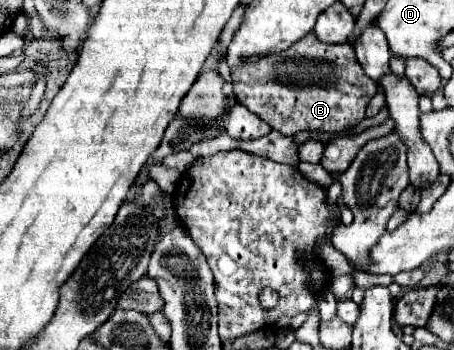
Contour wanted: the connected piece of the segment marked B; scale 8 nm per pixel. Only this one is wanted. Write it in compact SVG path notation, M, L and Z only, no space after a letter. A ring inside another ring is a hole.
M307 33L307 37L293 43L287 51L267 55L257 59L255 63L241 63L239 67L231 67L231 79L235 85L235 99L245 105L251 113L259 115L273 129L295 135L299 131L341 131L365 117L365 107L369 99L377 91L377 83L373 83L357 63L355 51L347 43L343 45L325 45L315 33Z

